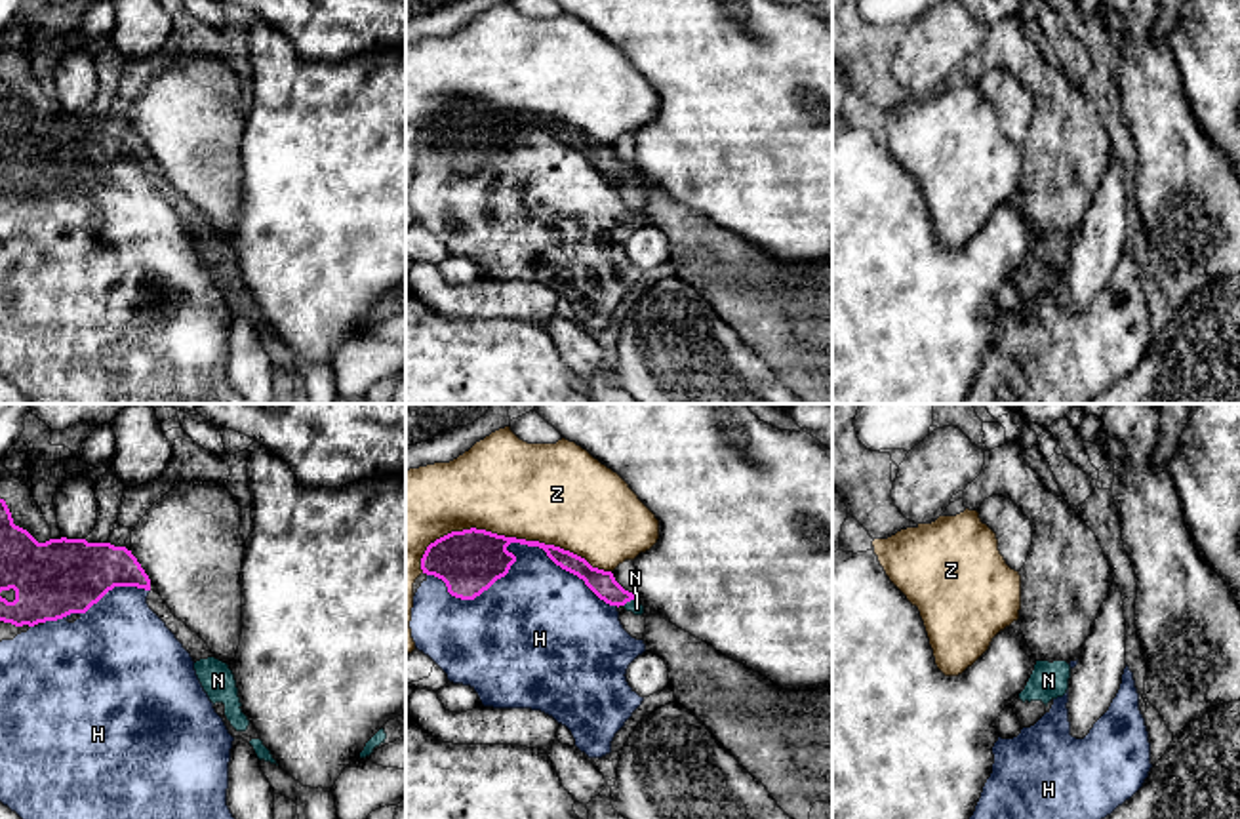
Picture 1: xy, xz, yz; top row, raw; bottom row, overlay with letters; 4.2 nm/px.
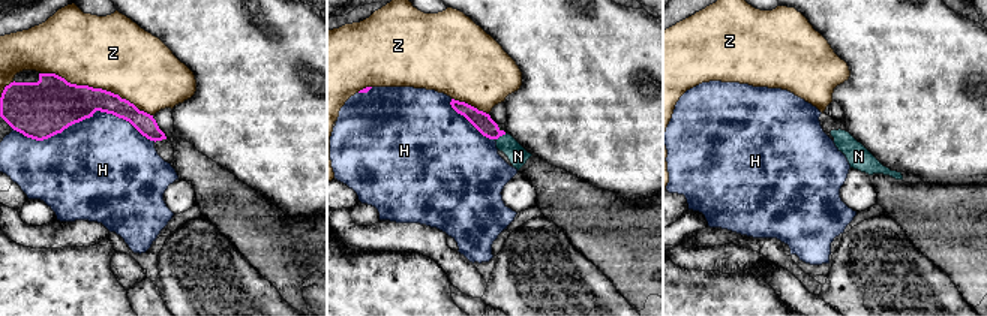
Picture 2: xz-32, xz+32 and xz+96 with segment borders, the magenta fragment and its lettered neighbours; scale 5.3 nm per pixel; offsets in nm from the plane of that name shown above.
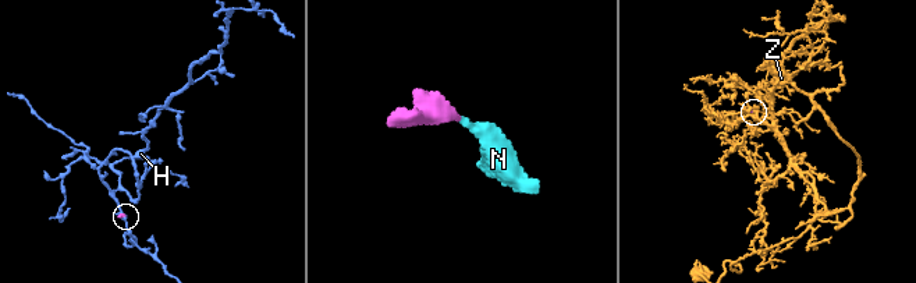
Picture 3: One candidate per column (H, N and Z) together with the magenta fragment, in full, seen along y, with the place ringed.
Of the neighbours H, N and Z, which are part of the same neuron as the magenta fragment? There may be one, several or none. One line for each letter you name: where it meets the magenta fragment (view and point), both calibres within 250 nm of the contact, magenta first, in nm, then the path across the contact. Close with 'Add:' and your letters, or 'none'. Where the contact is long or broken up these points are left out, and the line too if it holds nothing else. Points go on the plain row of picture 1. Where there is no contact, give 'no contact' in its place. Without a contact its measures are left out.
N: xz (627, 174) | 110/60 nm | across xz (602, 157), (614, 168), (627, 174), (637, 181)
Add: N

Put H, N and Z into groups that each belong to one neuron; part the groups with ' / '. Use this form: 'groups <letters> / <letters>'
groups H / N / Z

